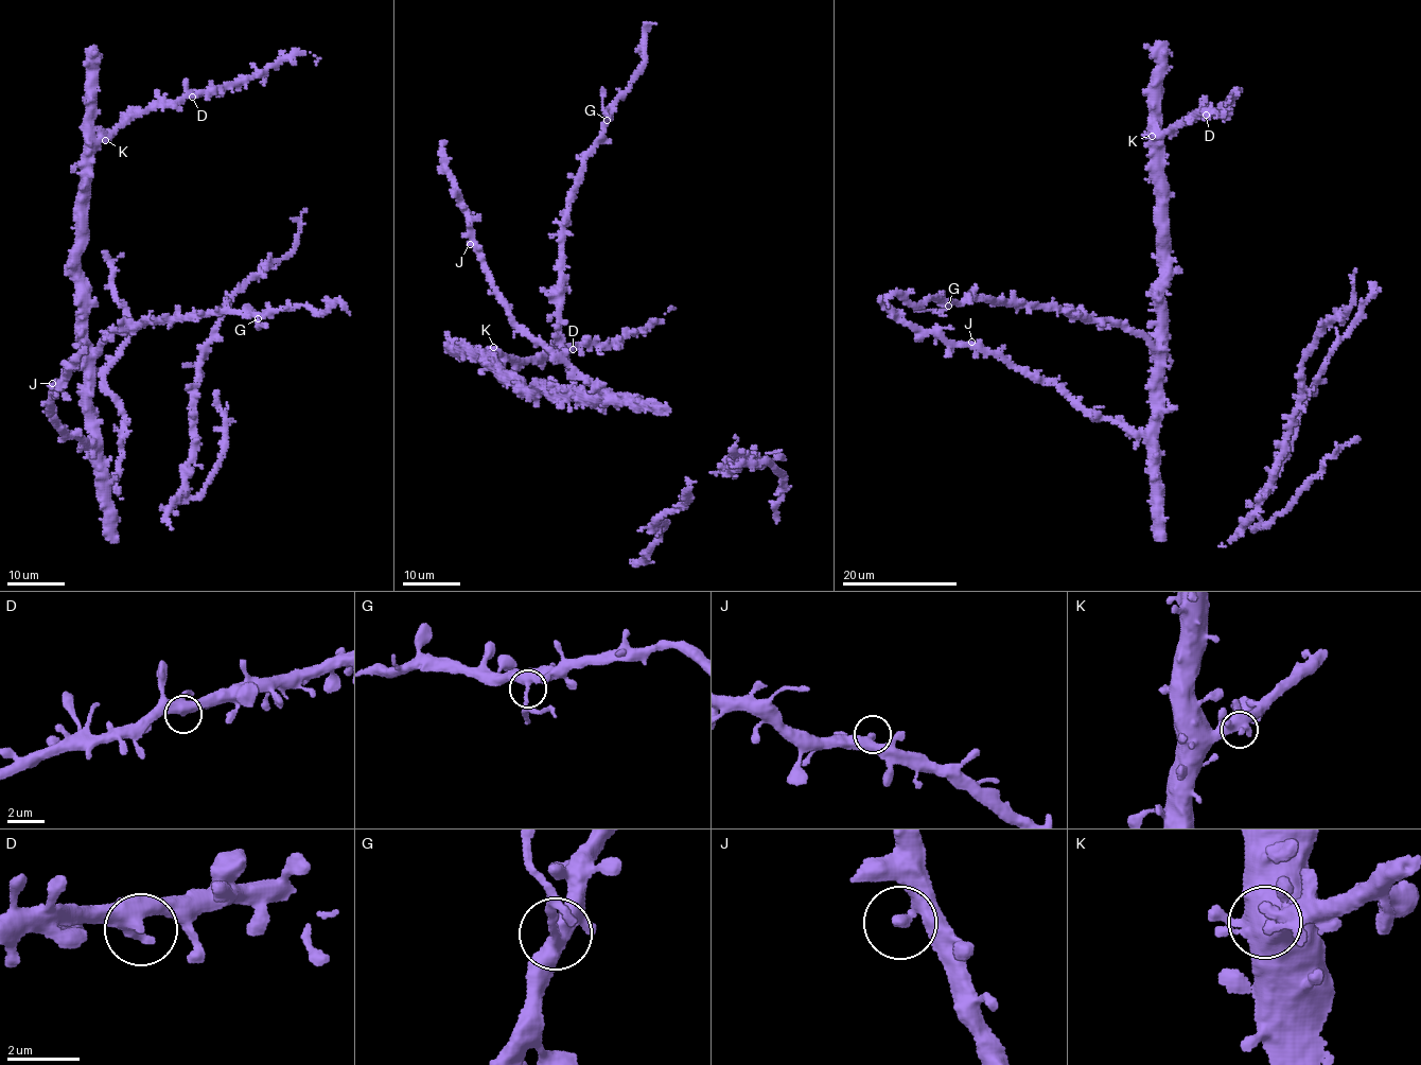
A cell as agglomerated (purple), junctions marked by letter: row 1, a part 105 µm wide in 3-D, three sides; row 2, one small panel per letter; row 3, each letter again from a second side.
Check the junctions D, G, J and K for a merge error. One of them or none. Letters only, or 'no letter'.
G

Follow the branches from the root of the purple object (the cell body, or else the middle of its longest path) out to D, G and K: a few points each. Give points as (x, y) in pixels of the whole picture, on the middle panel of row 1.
D: (602, 396), (580, 398), (528, 388), (489, 360), (495, 353), (521, 361), (550, 350), (573, 349)
G: (602, 396), (571, 389), (572, 380), (560, 334), (559, 304), (567, 197), (580, 173), (582, 160), (607, 120)
K: (602, 396), (580, 398), (553, 389), (522, 386), (522, 380), (506, 373), (489, 361), (493, 347)

